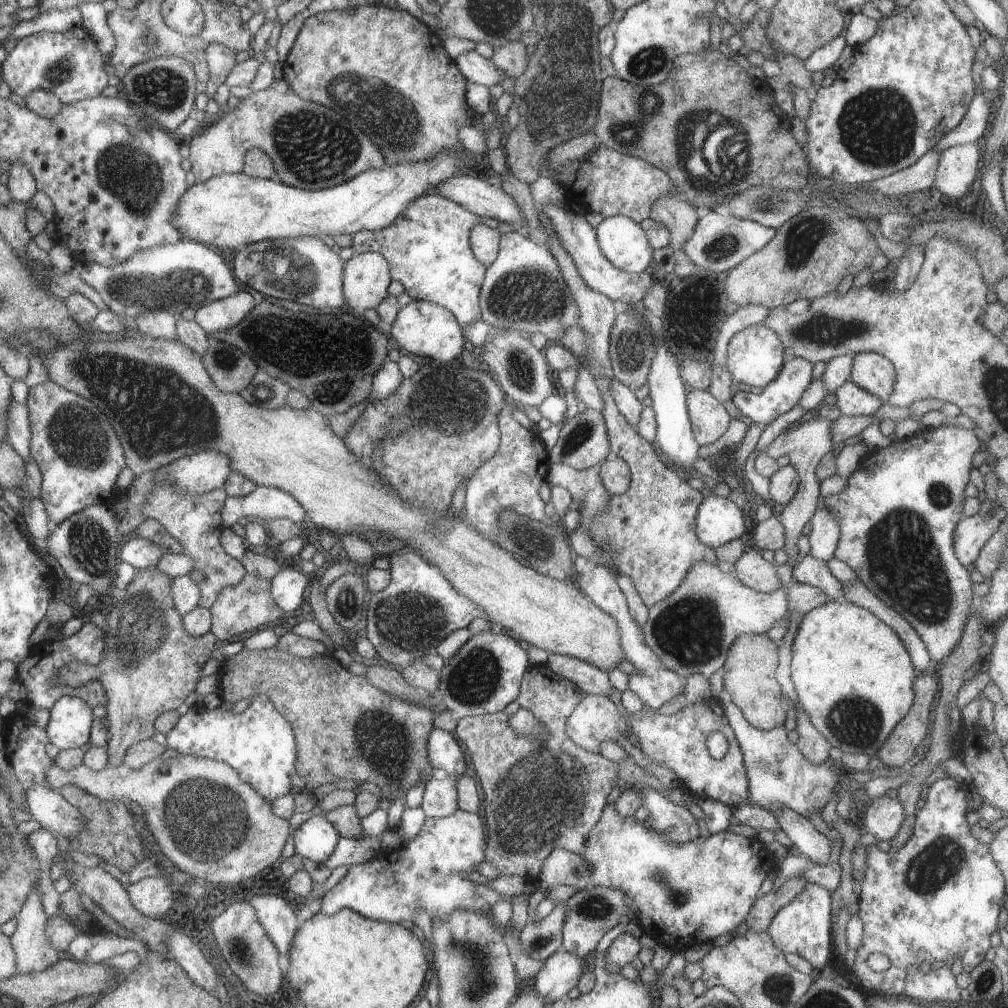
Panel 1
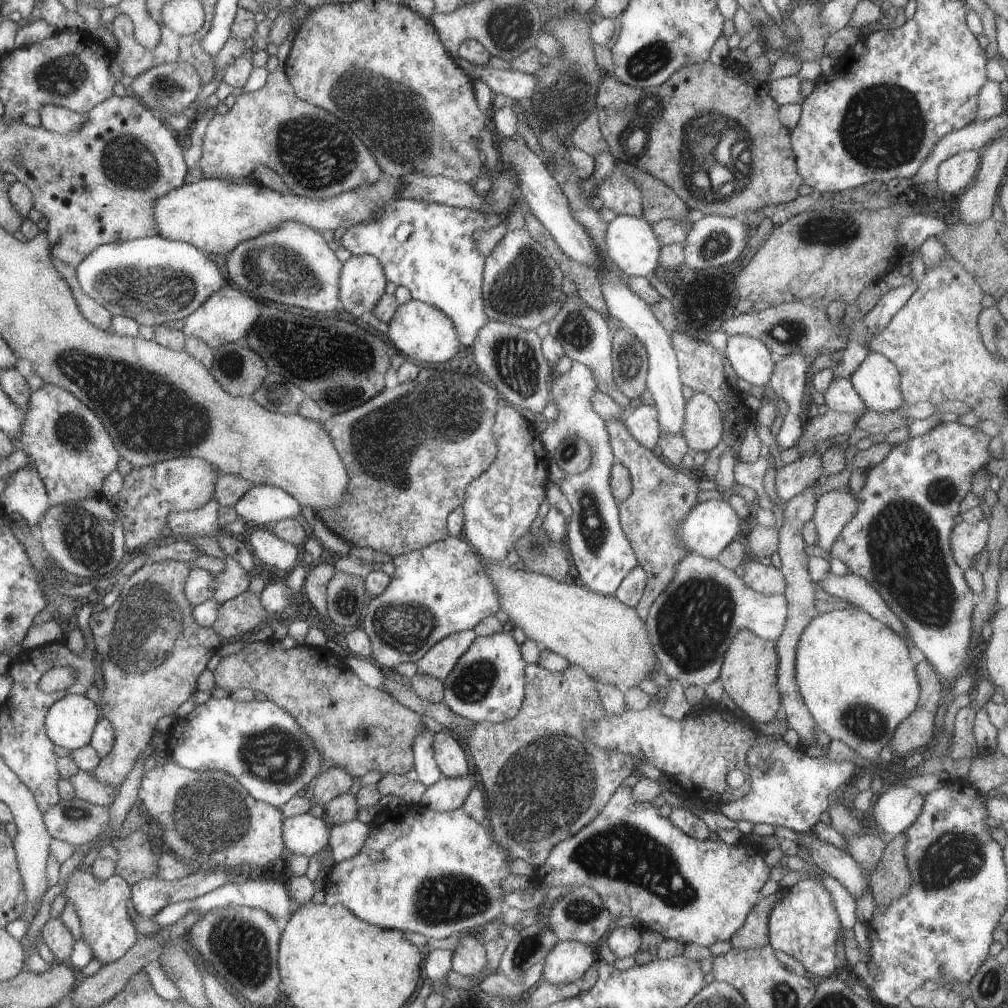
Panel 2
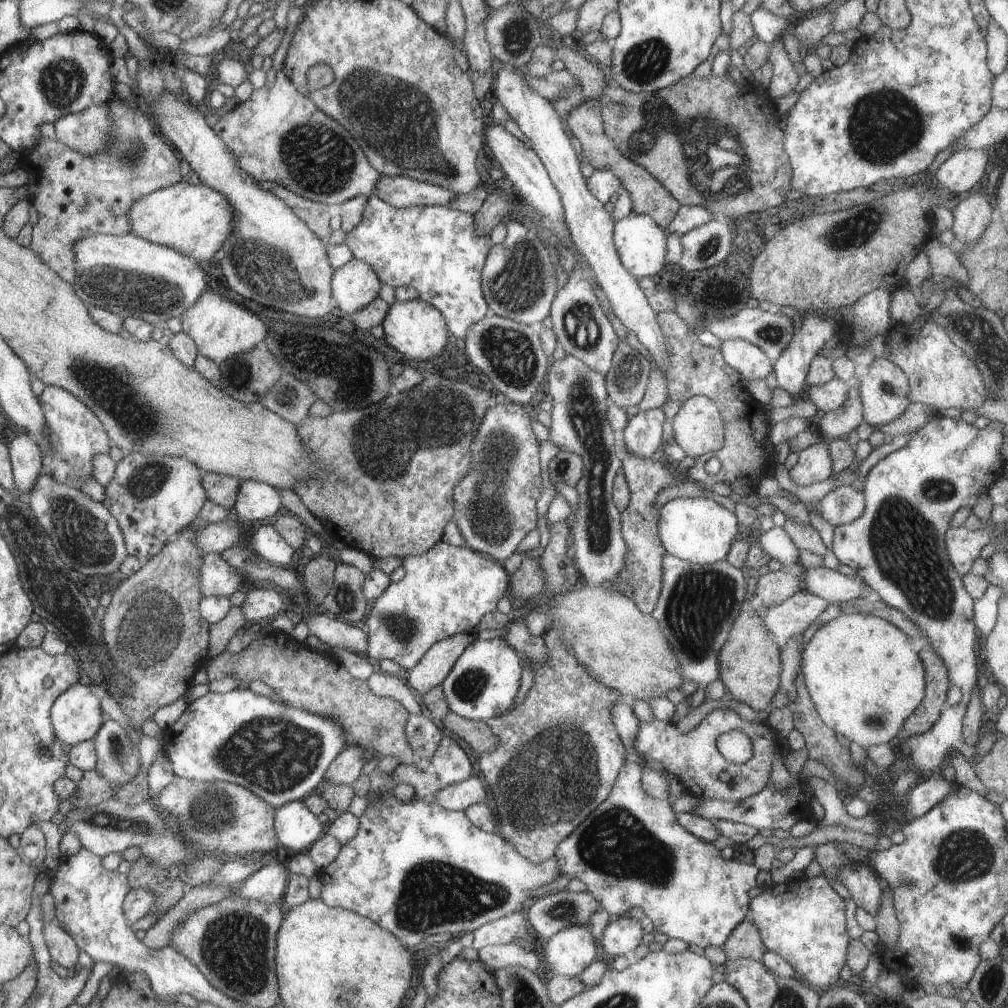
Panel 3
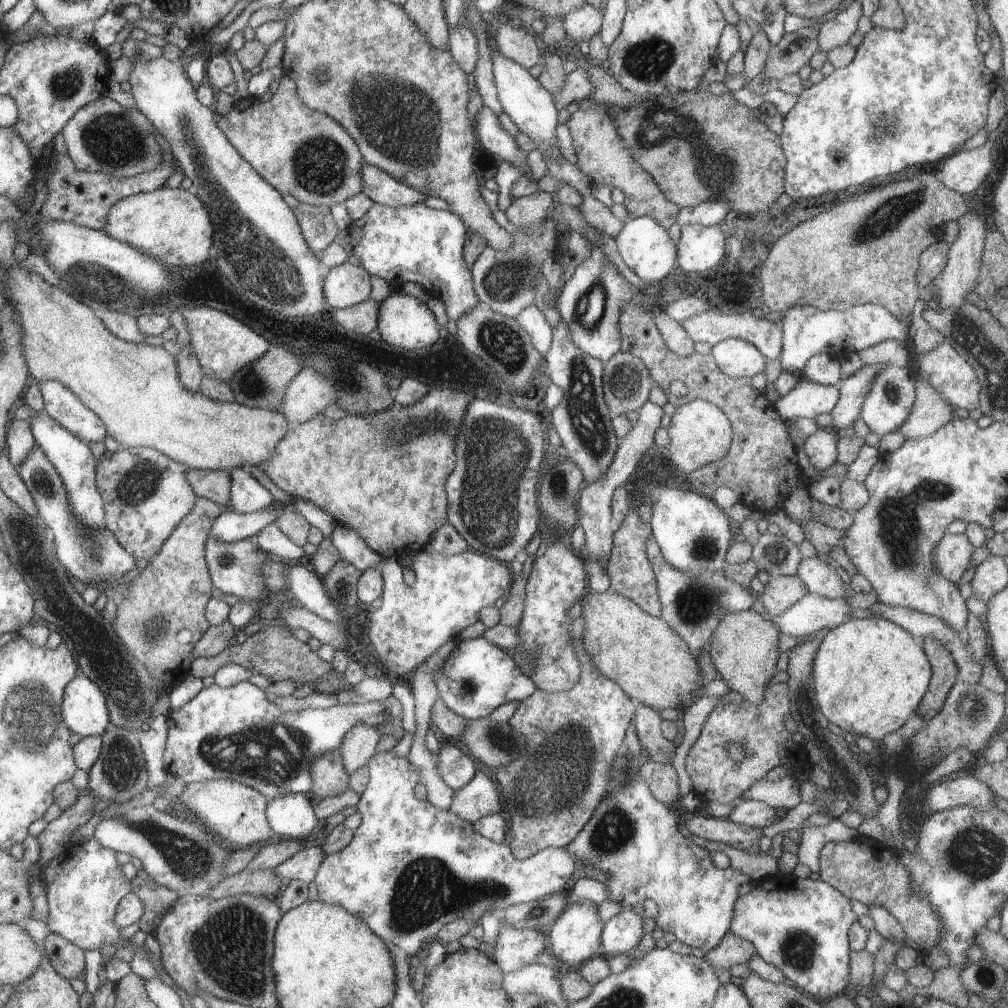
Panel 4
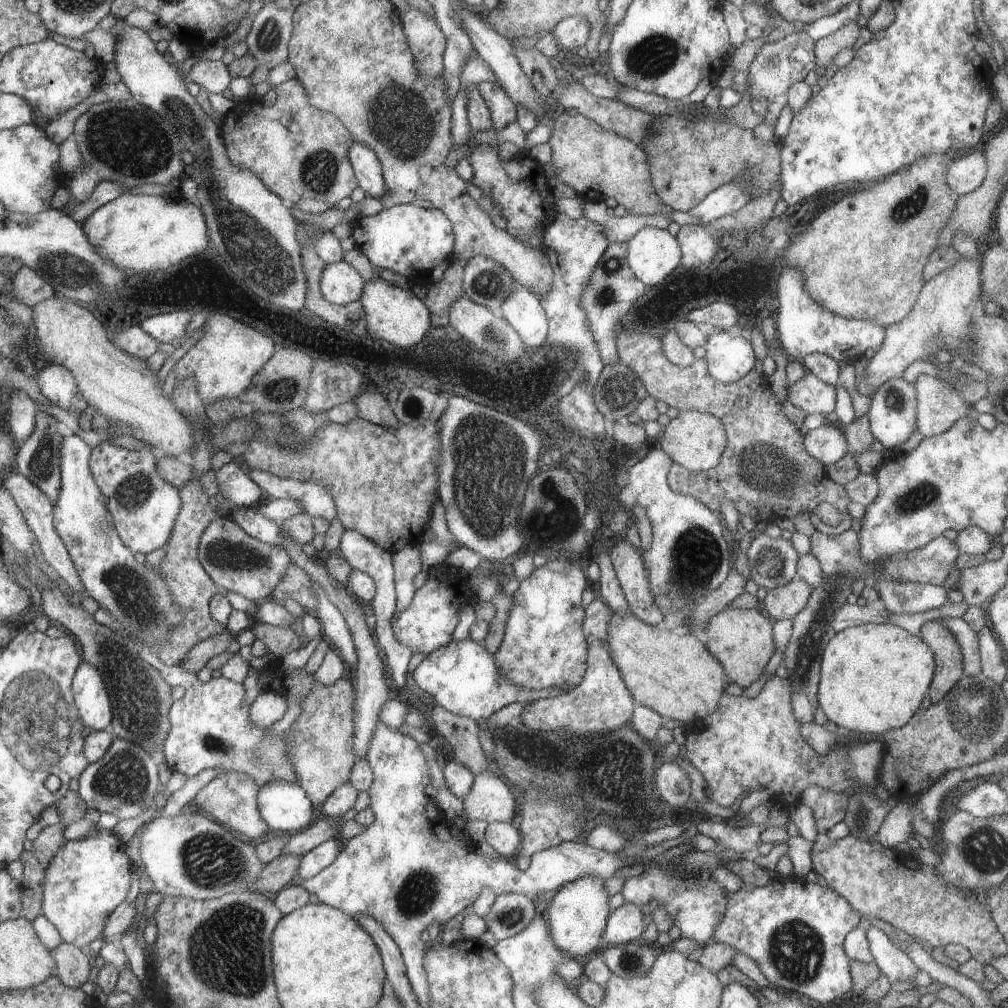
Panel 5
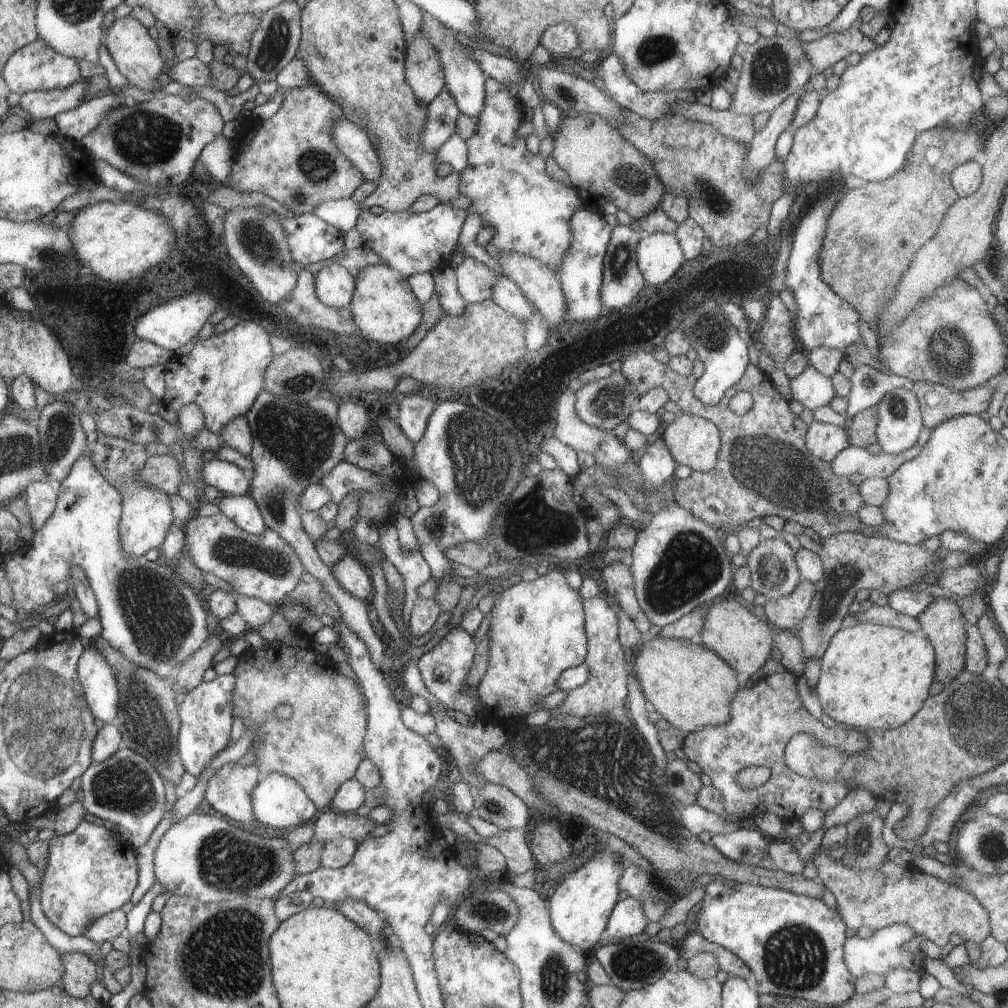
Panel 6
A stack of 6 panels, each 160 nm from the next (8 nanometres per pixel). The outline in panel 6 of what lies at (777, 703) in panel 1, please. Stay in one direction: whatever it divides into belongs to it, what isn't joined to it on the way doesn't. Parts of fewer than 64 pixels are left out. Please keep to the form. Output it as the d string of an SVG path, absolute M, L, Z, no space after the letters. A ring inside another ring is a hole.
M732 593L729 596L721 597L710 605L708 614L704 618L702 632L700 632L701 644L722 658L739 676L751 677L762 669L770 658L775 657L773 653L774 636L768 623L768 621L760 620L758 616L755 616L750 605L746 605L736 594Z

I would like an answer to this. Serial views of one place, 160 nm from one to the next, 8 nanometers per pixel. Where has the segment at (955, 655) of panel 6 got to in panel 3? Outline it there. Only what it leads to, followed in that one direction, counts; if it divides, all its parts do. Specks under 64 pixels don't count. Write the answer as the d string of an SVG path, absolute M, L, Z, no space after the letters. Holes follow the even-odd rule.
M923 647L919 657L925 668L925 697L904 722L899 735L901 741L925 733L936 724L941 712L946 709L945 700L951 687L948 669L932 647Z

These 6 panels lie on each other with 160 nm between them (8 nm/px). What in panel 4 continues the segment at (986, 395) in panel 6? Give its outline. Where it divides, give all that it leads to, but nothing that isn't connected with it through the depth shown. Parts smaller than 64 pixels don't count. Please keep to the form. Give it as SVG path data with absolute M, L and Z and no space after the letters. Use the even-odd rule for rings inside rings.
M916 373L916 396L912 411L897 429L906 439L919 440L932 435L954 417L955 408L950 406L930 382Z

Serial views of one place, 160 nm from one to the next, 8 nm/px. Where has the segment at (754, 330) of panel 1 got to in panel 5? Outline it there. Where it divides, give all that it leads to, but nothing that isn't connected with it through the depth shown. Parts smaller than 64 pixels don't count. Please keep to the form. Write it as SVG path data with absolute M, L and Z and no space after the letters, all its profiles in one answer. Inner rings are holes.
M716 332L708 336L705 360L708 372L718 382L731 384L740 380L755 369L757 360L751 342L740 334L730 335L728 332Z

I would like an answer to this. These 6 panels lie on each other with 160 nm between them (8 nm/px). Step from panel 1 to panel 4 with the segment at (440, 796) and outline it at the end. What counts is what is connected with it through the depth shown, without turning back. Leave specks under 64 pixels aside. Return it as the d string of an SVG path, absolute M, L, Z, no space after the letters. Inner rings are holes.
M477 772L464 788L454 792L454 800L449 809L449 812L472 823L488 814L503 811L499 788L494 786L494 782L484 772Z

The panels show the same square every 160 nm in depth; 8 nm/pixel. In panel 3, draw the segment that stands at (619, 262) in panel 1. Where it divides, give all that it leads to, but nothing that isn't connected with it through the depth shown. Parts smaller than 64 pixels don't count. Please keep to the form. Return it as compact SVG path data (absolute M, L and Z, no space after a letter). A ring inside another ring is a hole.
M631 212L628 216L615 221L613 241L621 263L637 278L656 276L667 263L667 233L648 215Z

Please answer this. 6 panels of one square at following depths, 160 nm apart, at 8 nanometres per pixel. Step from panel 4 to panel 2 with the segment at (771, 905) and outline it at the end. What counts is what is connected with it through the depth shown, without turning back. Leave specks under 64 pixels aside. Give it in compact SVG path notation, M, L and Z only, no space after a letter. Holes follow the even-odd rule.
M804 877L794 886L784 890L783 897L768 915L769 945L777 952L793 956L804 965L816 981L835 976L836 942L841 922L832 900L831 892L816 877Z

